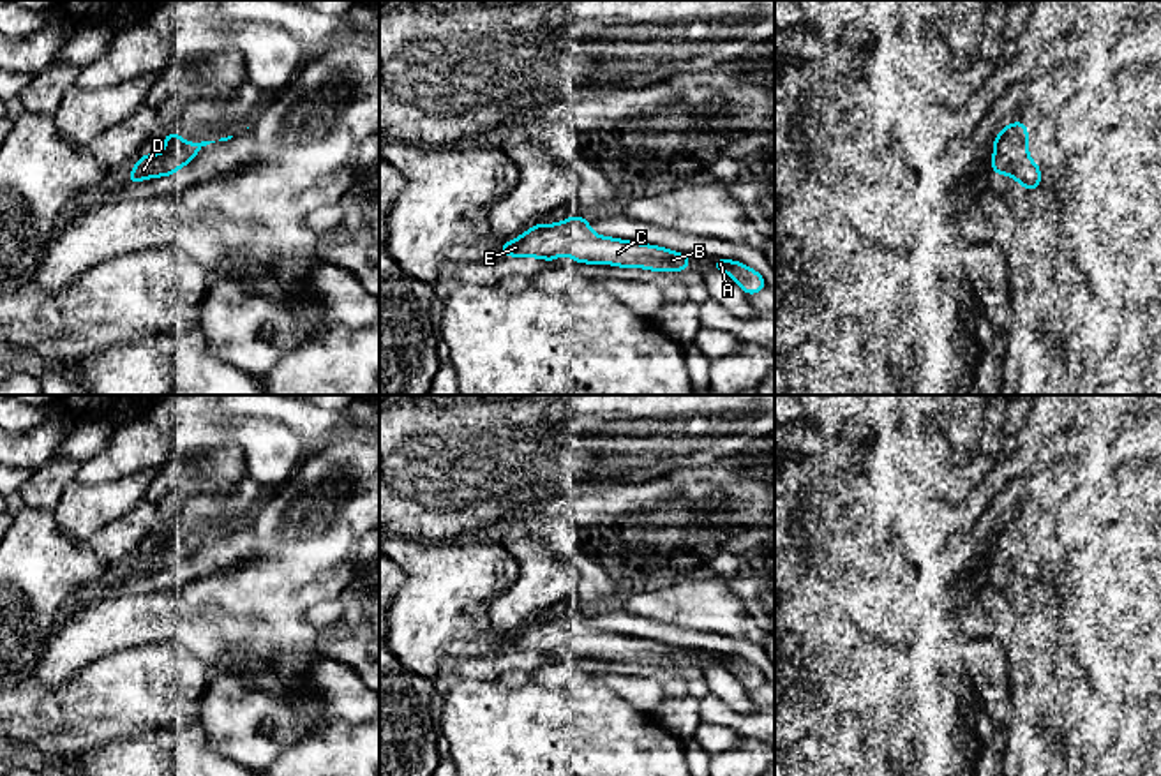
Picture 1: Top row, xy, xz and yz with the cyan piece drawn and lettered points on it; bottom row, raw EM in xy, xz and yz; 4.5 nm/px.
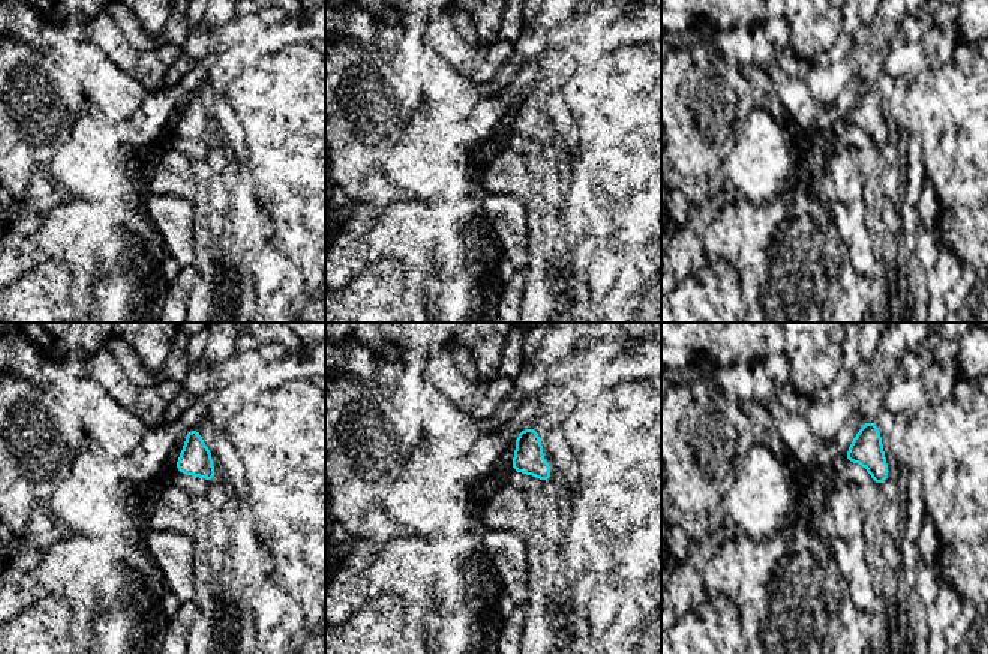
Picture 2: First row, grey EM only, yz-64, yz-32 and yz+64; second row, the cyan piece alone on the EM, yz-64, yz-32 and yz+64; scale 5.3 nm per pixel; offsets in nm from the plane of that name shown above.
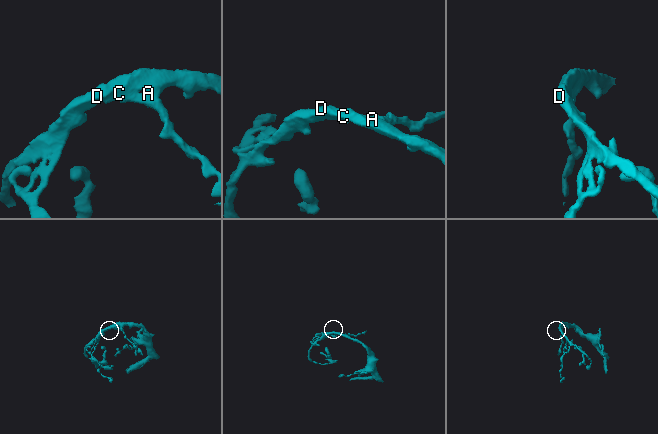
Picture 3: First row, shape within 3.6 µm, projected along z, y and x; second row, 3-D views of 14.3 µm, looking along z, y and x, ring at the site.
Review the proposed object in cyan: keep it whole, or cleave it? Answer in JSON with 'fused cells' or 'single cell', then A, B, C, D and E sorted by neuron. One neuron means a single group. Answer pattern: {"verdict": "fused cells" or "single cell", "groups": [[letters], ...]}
{"verdict": "single cell", "groups": [["A", "B", "C", "D", "E"]]}

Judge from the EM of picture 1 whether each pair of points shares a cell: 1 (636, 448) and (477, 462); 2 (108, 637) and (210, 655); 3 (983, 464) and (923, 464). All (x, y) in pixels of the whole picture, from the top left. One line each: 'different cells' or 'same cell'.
1: same cell
2: same cell
3: same cell

